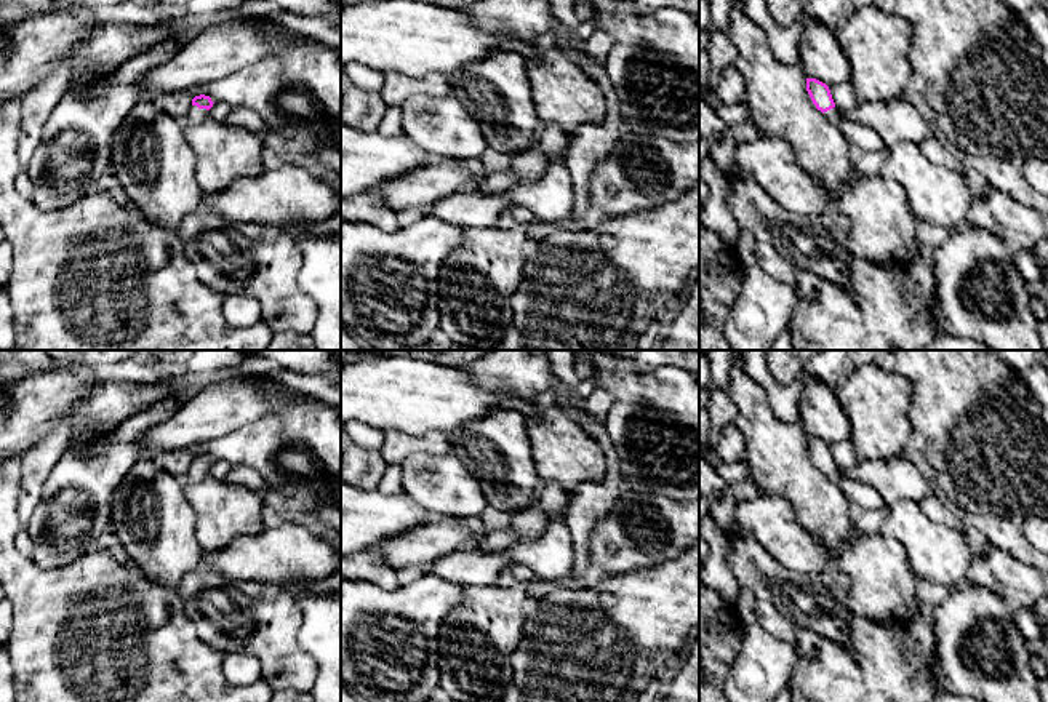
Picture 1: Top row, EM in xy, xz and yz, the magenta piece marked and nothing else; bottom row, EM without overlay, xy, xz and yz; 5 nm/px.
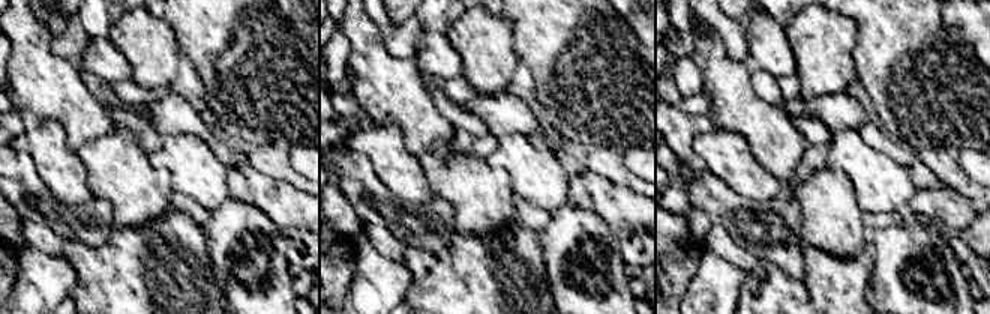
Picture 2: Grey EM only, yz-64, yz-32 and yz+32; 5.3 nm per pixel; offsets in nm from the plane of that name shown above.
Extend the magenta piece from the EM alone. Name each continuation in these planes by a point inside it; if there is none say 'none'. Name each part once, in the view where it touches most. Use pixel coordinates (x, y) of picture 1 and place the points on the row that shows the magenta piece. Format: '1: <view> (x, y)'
1: xy (196, 115)

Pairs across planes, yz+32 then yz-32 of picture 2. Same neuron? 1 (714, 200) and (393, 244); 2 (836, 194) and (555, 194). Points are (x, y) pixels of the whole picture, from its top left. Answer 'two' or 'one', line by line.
1: two
2: two

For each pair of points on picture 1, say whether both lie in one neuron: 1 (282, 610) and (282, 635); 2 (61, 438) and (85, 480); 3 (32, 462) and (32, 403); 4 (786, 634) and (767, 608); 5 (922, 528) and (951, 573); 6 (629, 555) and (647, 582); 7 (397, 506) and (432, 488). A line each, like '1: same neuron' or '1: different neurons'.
1: same neuron
2: different neurons
3: different neurons
4: same neuron
5: same neuron
6: different neurons
7: different neurons

